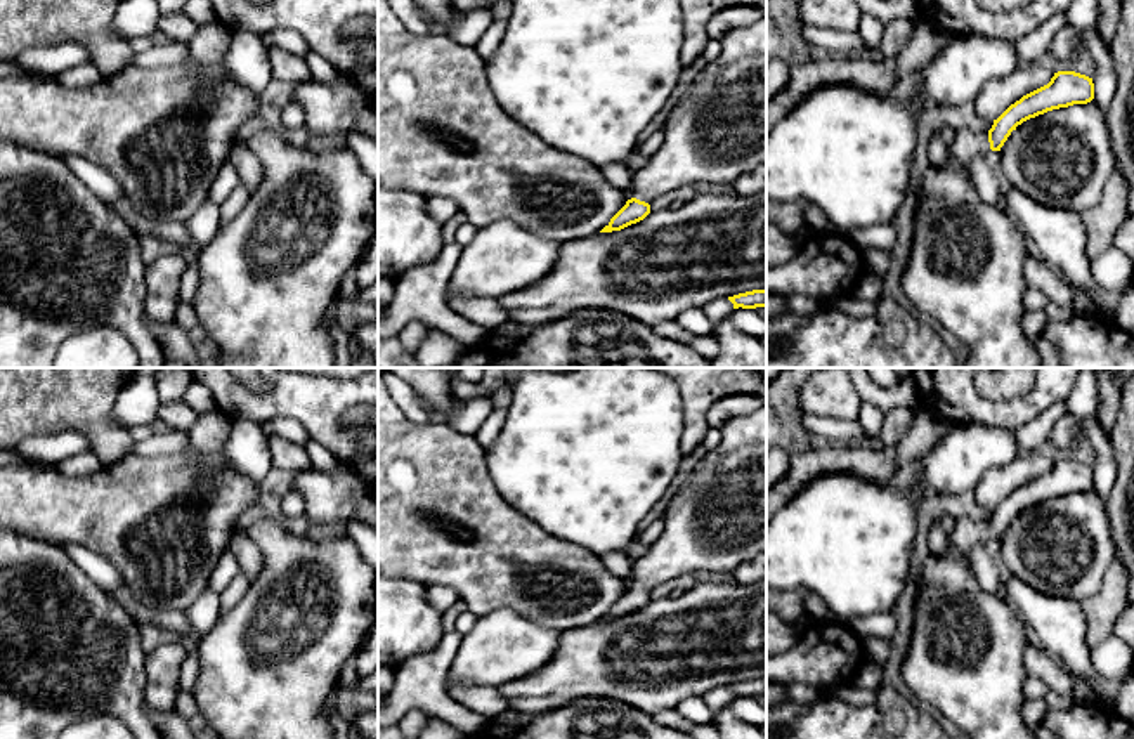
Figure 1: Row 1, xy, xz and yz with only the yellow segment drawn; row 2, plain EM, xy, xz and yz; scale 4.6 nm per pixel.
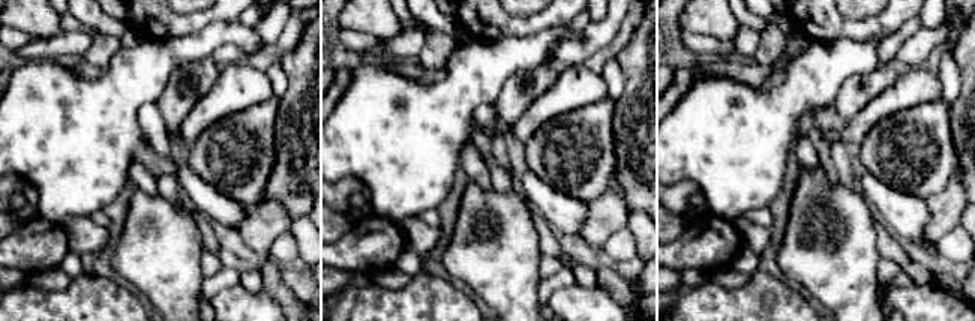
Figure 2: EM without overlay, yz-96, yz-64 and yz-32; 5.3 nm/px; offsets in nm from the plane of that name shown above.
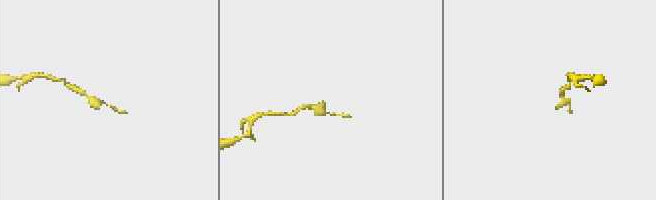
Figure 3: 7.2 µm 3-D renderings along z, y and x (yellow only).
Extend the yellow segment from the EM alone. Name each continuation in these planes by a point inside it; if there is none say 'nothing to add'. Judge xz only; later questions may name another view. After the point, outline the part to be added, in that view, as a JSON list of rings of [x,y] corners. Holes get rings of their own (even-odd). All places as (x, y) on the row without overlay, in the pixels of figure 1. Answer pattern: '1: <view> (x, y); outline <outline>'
1: xz (716, 521); outline [[[766,402],[721,428],[721,442],[707,451],[669,501],[664,529],[633,562],[635,586],[652,592],[657,585],[701,571],[730,572],[766,553]]]

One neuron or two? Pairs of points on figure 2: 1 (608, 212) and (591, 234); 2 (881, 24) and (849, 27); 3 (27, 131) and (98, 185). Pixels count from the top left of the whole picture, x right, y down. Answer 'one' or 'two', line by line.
1: one
2: one
3: one

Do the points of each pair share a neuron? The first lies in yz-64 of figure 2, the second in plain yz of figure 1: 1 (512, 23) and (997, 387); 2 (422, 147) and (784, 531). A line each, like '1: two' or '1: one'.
1: two
2: one

